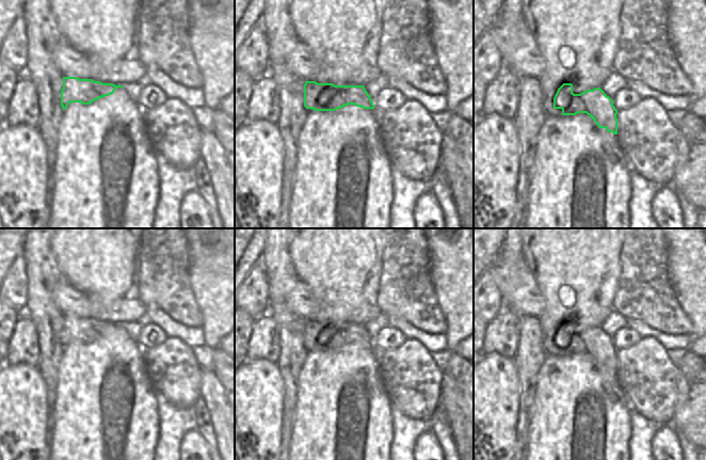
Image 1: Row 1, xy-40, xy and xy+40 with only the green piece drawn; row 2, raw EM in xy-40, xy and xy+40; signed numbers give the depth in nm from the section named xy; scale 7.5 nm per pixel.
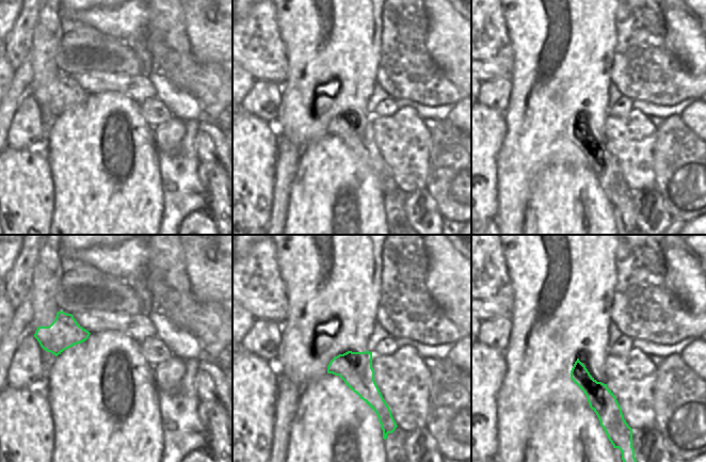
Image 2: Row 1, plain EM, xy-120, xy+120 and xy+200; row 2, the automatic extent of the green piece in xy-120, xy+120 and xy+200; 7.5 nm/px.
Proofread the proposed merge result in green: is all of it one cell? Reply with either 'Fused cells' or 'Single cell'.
Single cell

